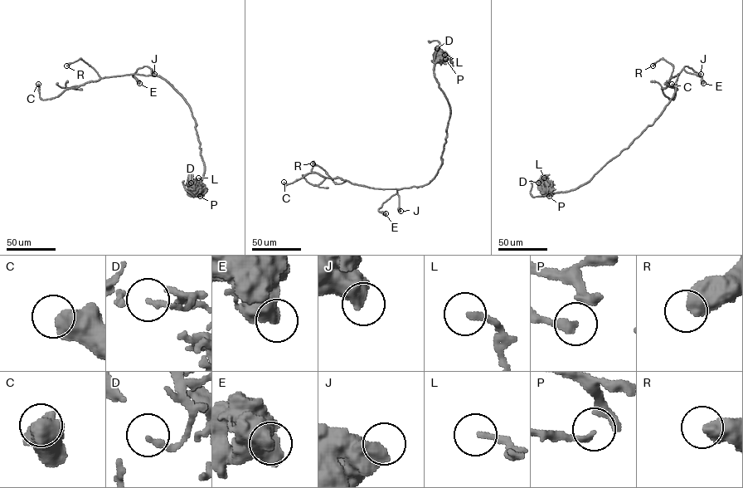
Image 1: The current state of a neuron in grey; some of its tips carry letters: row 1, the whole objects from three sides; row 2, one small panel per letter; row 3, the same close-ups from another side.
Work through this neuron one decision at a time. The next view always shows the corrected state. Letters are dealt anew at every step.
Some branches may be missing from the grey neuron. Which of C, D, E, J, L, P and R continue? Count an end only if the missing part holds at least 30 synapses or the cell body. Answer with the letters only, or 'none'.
none

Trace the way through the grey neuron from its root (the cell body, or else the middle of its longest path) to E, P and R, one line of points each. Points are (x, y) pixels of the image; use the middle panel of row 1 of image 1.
E: (436, 175), (422, 186), (398, 190), (378, 209), (386, 213)
P: (436, 175), (442, 163), (450, 106), (439, 86), (434, 66), (439, 58), (445, 59)
R: (436, 175), (422, 186), (374, 188), (347, 181), (335, 183), (324, 170), (313, 163)

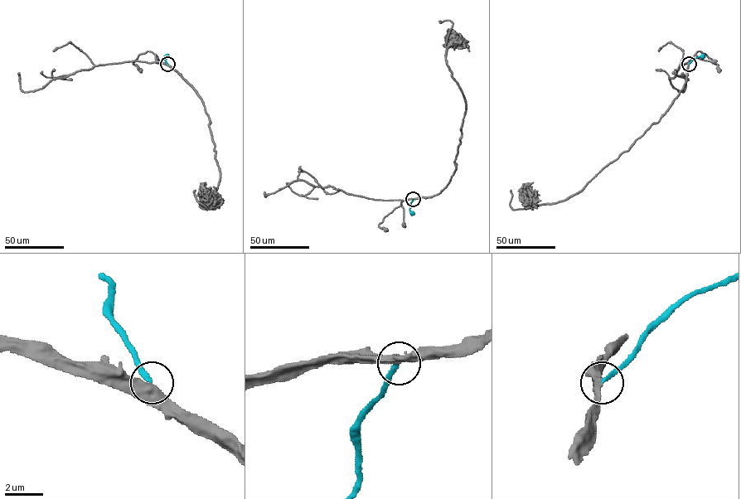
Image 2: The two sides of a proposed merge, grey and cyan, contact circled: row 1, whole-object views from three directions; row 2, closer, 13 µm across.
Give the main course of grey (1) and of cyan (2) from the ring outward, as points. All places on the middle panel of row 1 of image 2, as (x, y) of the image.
1: (413, 199), (438, 195), (450, 181), (466, 109), (446, 59), (452, 23), (441, 21)
2: (413, 199), (409, 210), (414, 215)

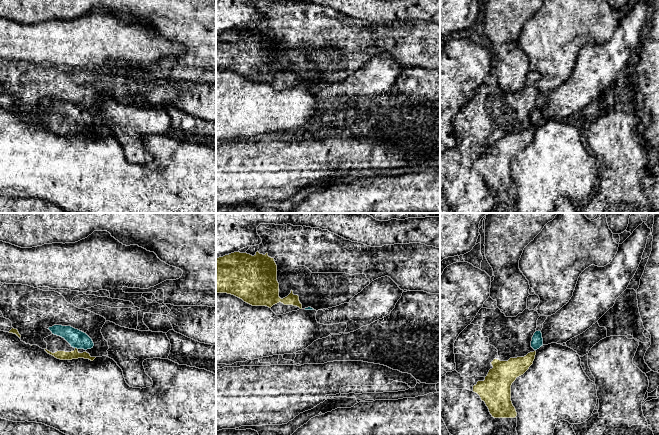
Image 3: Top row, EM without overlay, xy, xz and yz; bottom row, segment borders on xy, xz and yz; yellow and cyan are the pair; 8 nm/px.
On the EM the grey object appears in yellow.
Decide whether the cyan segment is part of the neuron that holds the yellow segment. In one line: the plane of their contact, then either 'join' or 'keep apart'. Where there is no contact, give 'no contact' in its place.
meets yellow in xy; join

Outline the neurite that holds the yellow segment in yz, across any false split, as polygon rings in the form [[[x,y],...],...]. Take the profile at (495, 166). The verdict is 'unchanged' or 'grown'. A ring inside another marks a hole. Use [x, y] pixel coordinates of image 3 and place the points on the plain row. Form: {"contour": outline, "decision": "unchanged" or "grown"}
{"contour": [[[536,127],[524,133],[510,134],[508,137],[494,135],[484,157],[473,162],[485,178],[494,194],[515,194],[517,188],[511,177],[511,161],[517,153],[523,151],[533,140]]], "decision": "unchanged"}

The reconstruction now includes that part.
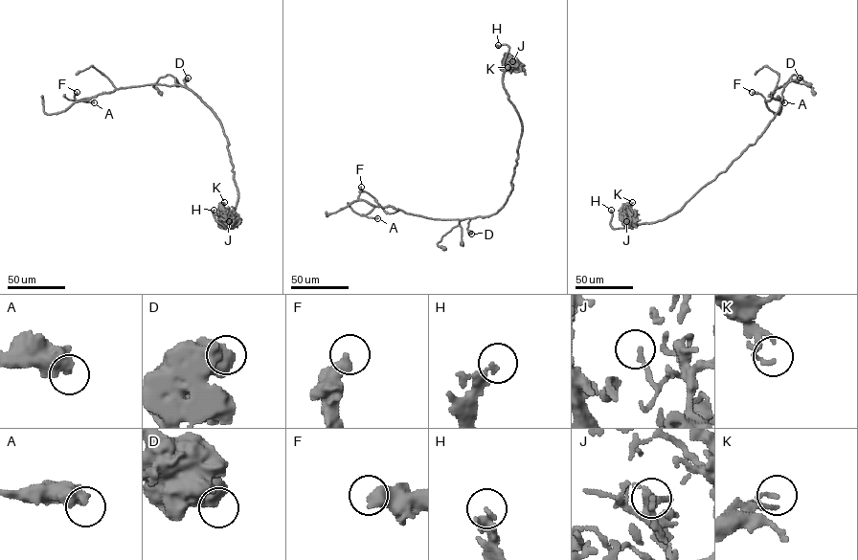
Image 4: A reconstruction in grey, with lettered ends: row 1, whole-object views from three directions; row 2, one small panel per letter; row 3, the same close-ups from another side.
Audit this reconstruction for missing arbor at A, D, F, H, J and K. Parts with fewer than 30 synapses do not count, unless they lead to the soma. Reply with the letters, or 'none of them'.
H

